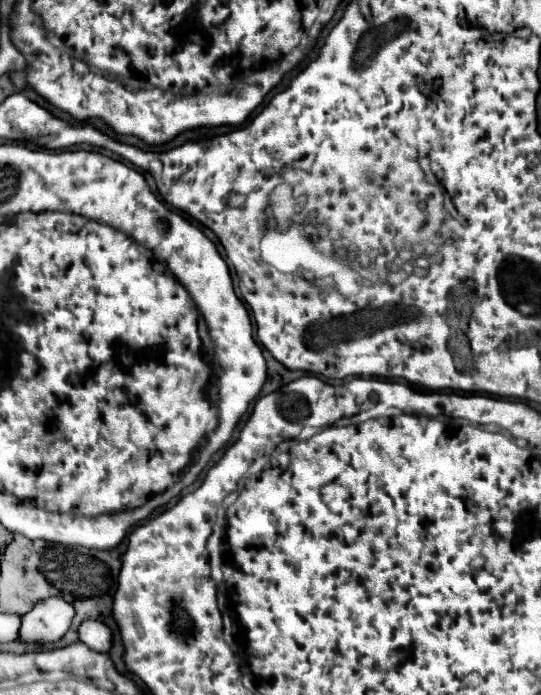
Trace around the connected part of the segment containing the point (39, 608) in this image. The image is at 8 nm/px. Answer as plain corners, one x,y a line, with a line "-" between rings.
63,598
41,600
31,612
21,618
19,640
35,644
57,642
69,630
73,614
73,606

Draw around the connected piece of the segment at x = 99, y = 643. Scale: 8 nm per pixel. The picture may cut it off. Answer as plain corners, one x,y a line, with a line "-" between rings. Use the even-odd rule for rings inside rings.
85,620
79,626
79,640
95,652
107,652
111,648
111,630
97,620

